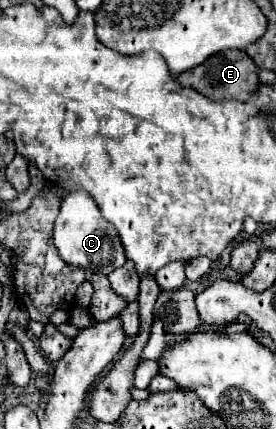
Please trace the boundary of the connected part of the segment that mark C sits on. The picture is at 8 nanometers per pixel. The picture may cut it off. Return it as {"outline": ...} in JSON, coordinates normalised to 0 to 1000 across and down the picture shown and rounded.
{"outline":[[[246,448],[217,480],[217,499],[196,517],[196,573],[217,587],[217,601],[254,620],[297,620],[304,629],[391,643],[406,629],[449,620],[457,597],[420,550],[420,536],[384,517],[348,485],[348,471],[319,448]]]}

